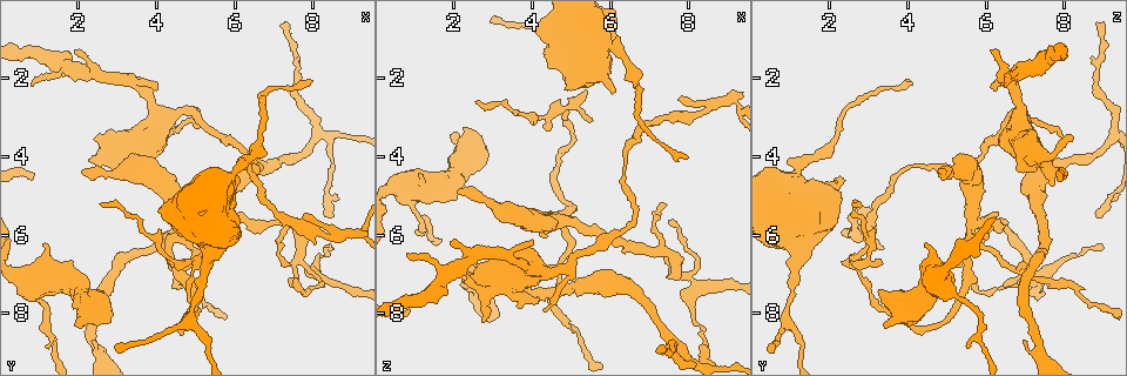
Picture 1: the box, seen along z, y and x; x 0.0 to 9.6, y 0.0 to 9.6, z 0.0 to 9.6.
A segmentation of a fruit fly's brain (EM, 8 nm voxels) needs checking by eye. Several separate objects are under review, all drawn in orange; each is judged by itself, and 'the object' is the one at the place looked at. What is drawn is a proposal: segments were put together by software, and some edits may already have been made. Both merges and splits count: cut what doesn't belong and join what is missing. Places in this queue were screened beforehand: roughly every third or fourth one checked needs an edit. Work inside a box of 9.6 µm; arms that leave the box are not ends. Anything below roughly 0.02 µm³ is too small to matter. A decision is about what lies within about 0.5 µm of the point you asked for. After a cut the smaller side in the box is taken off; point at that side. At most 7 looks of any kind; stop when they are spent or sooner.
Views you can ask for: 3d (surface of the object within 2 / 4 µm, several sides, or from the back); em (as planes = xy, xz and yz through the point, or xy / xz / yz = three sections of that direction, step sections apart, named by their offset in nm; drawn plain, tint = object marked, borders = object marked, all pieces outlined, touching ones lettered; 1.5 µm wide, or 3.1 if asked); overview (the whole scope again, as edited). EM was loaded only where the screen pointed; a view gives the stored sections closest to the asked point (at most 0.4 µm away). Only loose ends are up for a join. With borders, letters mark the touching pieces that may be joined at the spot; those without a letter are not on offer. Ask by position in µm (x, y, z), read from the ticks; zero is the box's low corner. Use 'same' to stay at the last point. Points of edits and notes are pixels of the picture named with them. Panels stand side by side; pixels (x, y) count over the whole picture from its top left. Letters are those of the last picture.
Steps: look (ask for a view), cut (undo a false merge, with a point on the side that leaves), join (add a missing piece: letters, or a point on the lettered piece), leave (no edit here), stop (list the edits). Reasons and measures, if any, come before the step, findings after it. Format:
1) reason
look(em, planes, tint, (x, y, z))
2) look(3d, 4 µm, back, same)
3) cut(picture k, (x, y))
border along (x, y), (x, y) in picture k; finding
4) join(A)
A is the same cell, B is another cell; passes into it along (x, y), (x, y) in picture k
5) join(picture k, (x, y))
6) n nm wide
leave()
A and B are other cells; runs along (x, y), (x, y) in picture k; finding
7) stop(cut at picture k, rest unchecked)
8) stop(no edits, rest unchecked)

look(em, xz, step 4, tint, (4.90, 5.60, 5.65))

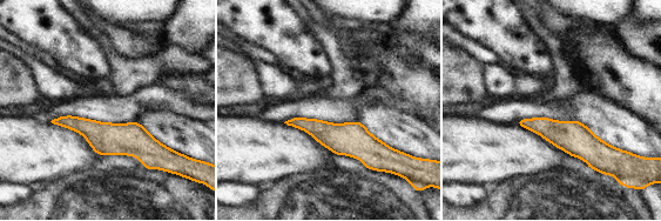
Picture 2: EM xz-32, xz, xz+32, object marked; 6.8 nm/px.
cut it another way
look(em, yz, step 8, borders, same)

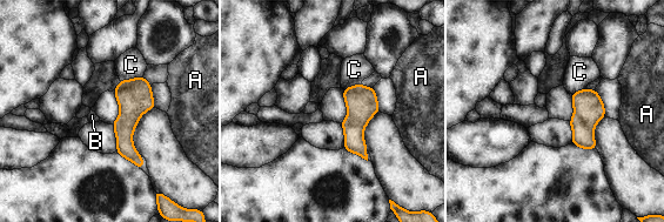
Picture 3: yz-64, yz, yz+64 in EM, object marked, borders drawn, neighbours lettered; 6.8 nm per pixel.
leave()
A, B and C are other cells; all the same neuron

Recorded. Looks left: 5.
long arm stops here
look(3d, 2 µm, (7.95, 2.10, 3.95))

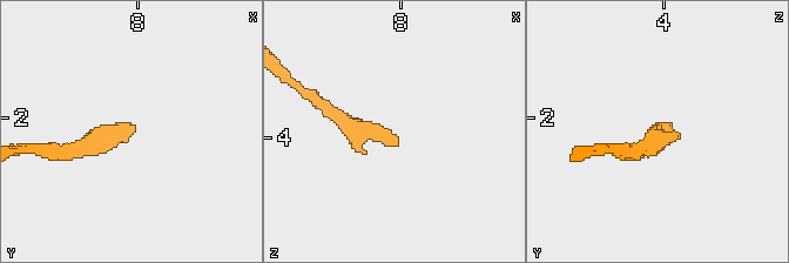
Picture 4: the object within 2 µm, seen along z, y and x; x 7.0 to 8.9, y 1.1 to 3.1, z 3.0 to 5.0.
look(em, xy, step 4, tint, (7.98, 2.10, 4.00))

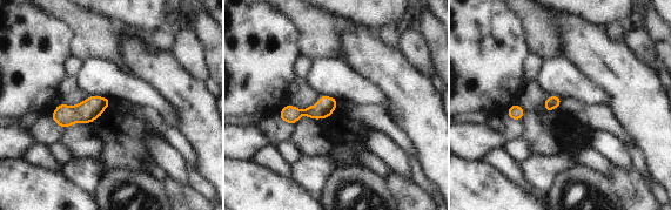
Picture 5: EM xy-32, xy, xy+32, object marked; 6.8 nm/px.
look(em, planes, borders, same)

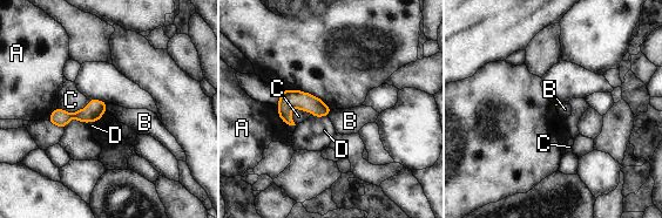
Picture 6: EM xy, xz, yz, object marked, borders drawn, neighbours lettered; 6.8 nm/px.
C touches over 240 nm
leave()
A, B, C and D are other cells; no lettered piece goes on from it

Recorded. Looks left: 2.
stop(no edits, rest unchecked)

